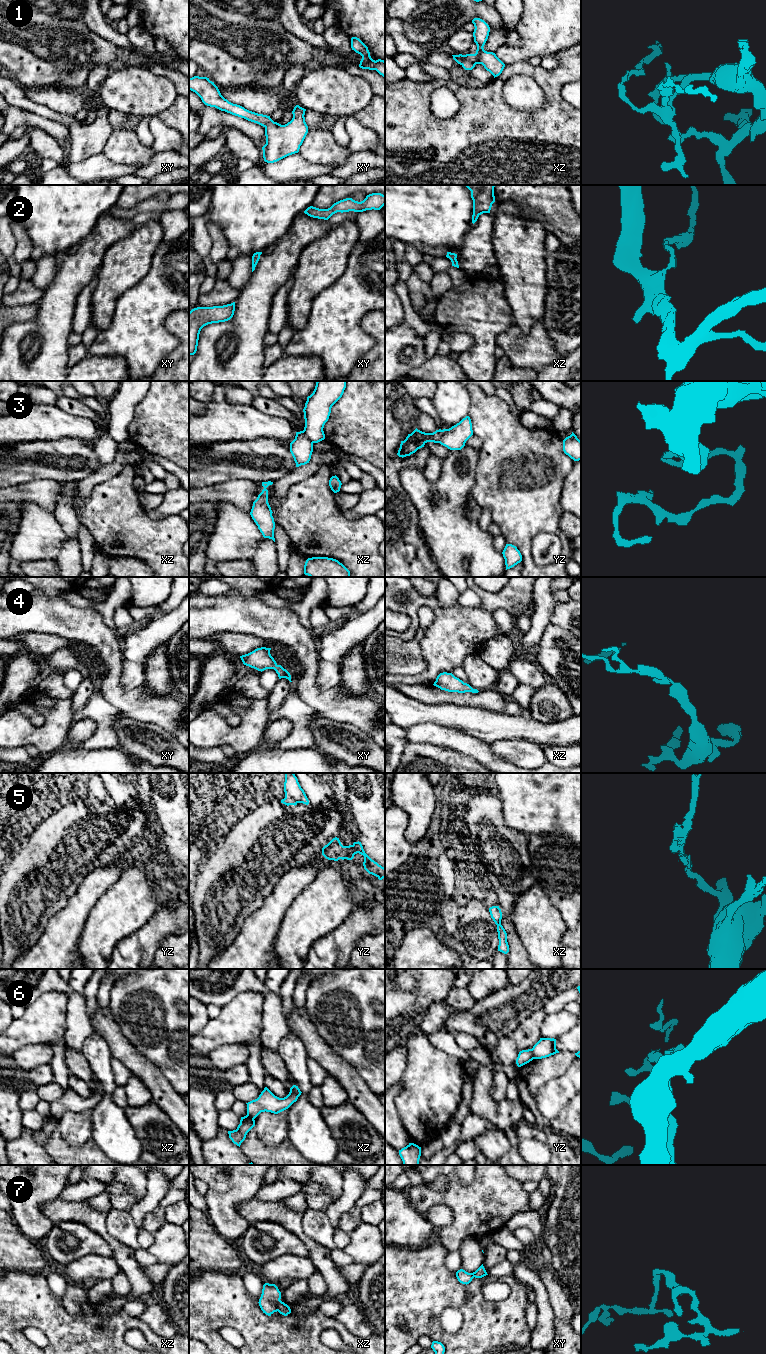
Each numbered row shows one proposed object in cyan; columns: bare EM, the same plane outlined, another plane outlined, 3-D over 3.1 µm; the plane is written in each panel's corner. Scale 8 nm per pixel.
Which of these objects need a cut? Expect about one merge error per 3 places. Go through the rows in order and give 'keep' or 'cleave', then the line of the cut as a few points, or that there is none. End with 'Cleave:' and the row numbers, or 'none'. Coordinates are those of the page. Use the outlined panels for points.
1: cleave; cut in xz along (468, 54), (469, 58), (461, 64)
2: keep; no cut
3: cleave; cut in yz along (443, 430), (439, 442)
4: keep; no cut
5: keep; no cut
6: cleave; cut in yz along (530, 1049), (533, 1058)
7: cleave; cut in xz along (280, 1300), (277, 1304), (277, 1310)
Cleave: 1, 3, 6, 7

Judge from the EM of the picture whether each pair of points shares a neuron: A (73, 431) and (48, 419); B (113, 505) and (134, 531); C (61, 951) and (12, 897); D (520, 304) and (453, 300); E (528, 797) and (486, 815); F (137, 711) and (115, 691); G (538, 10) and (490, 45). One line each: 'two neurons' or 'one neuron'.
A: one neuron
B: one neuron
C: two neurons
D: two neurons
E: two neurons
F: one neuron
G: two neurons

